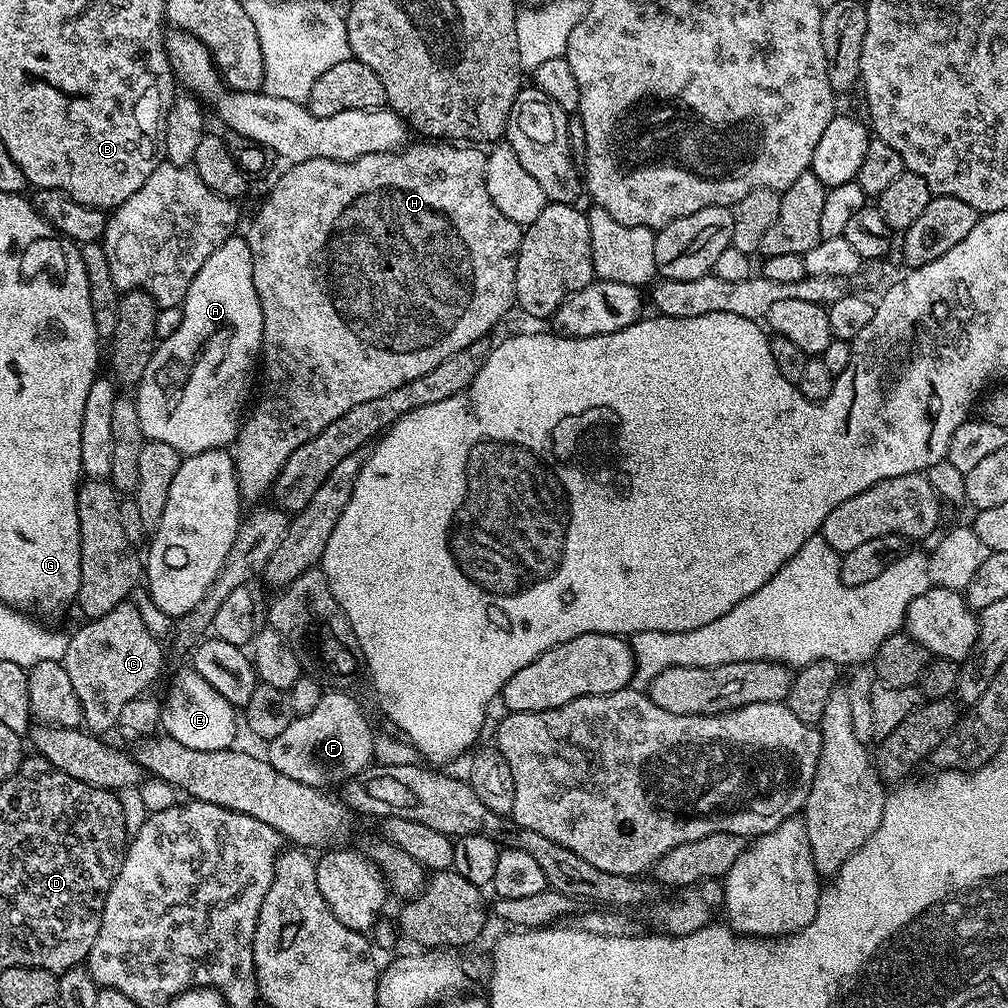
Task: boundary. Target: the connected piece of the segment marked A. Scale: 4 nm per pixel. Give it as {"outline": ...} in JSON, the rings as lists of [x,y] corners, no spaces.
{"outline":[[[233,234],[210,254],[210,258],[206,258],[202,270],[198,270],[194,282],[190,282],[182,307],[184,313],[182,322],[178,322],[178,330],[157,343],[150,366],[146,366],[134,389],[134,399],[145,441],[166,442],[166,446],[174,446],[181,457],[186,457],[211,448],[227,449],[235,441],[245,411],[244,391],[248,388],[248,375],[258,364],[264,329],[262,302],[258,290],[254,290],[254,266],[250,246],[243,235]]]}

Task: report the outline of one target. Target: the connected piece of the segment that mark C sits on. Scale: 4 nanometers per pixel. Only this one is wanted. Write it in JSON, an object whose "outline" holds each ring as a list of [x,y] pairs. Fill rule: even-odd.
{"outline":[[[132,602],[114,606],[110,614],[84,622],[76,633],[73,631],[69,635],[62,663],[80,702],[87,731],[104,734],[107,728],[115,729],[122,706],[141,699],[151,689],[148,687],[159,678],[164,668],[164,652],[160,644],[158,637],[146,626],[139,607]]]}

